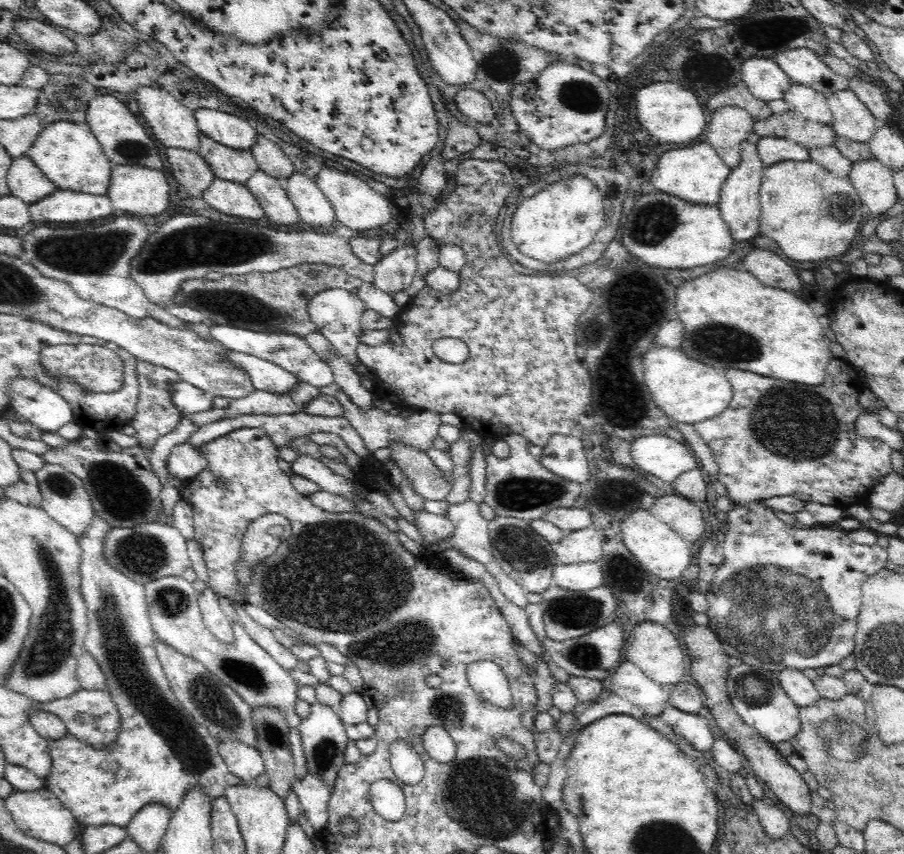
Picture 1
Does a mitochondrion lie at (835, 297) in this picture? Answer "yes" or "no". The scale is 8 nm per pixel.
no

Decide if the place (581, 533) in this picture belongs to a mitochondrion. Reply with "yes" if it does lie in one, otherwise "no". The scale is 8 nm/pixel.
no

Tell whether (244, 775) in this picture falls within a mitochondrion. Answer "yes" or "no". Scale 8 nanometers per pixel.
no

